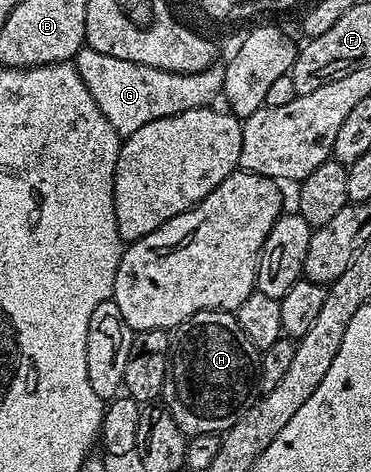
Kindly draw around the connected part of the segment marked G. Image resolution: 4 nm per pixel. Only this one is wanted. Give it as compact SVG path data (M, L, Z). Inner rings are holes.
M86 44L78 52L75 65L83 84L87 84L87 92L91 92L91 100L99 104L99 112L107 116L107 124L122 136L139 132L139 128L151 124L151 120L163 120L200 106L213 106L225 88L225 67L221 64L208 66L198 74L180 74L151 68L147 64L135 64L131 60L119 60L119 56L95 52L95 48Z

